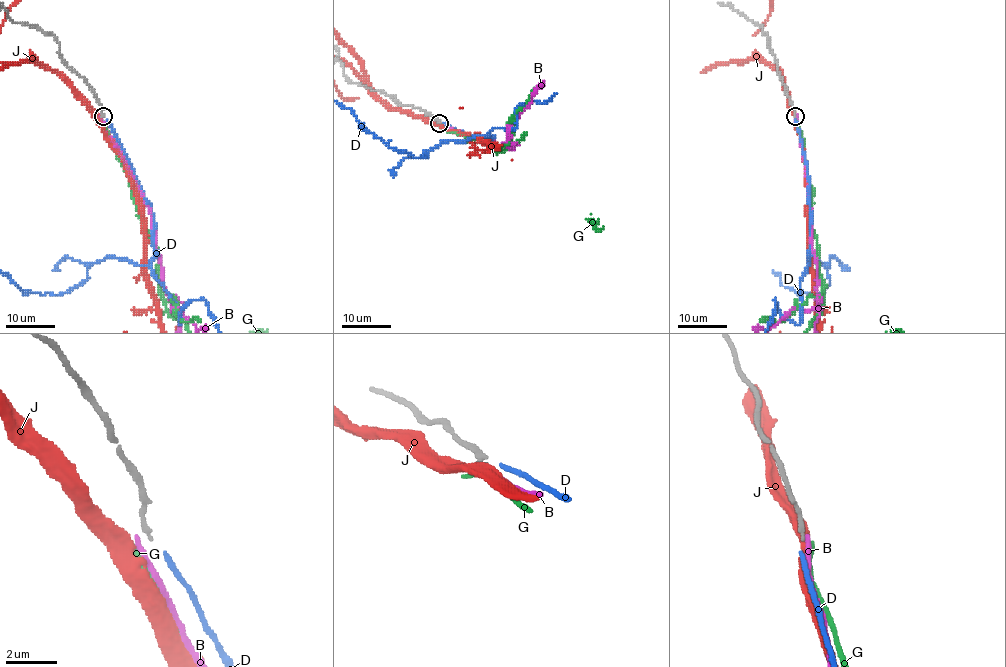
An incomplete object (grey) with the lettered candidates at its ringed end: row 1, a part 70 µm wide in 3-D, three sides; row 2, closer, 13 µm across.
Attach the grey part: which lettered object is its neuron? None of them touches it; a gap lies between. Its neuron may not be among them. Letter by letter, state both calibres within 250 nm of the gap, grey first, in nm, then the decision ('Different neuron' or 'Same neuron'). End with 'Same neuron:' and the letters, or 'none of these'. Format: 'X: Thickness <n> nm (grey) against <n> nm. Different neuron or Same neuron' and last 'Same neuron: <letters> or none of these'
B: Thickness 150 nm (grey) against 240 nm. Different neuron
D: Thickness 150 nm (grey) against 170 nm. Same neuron
G: Thickness 150 nm (grey) against 240 nm. Different neuron
J: Thickness 150 nm (grey) against 380 nm. Different neuron
Same neuron: D

